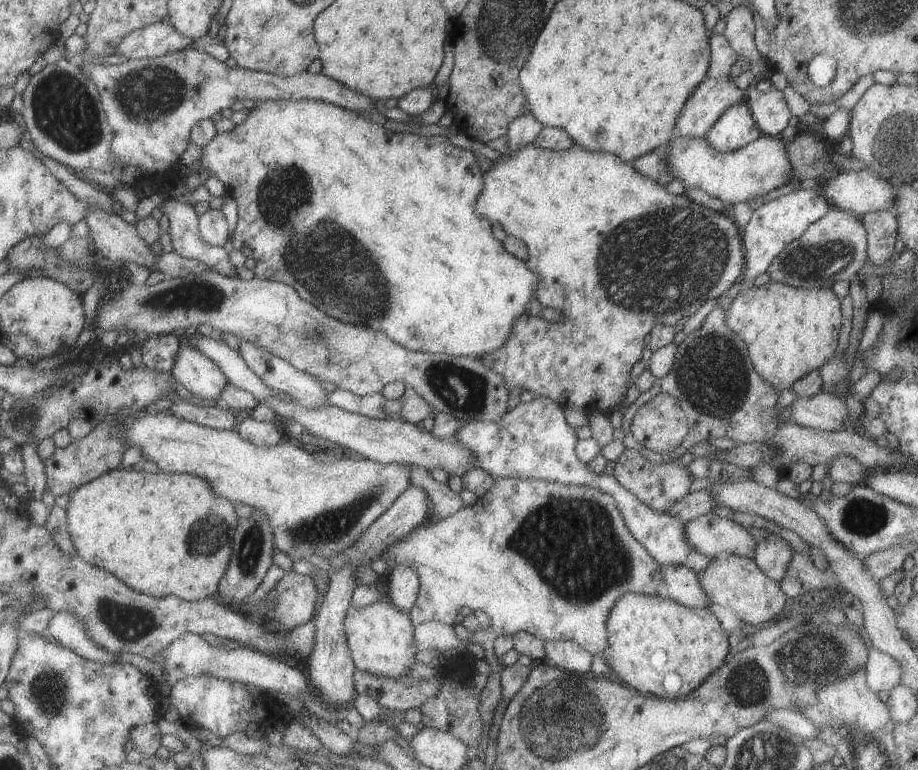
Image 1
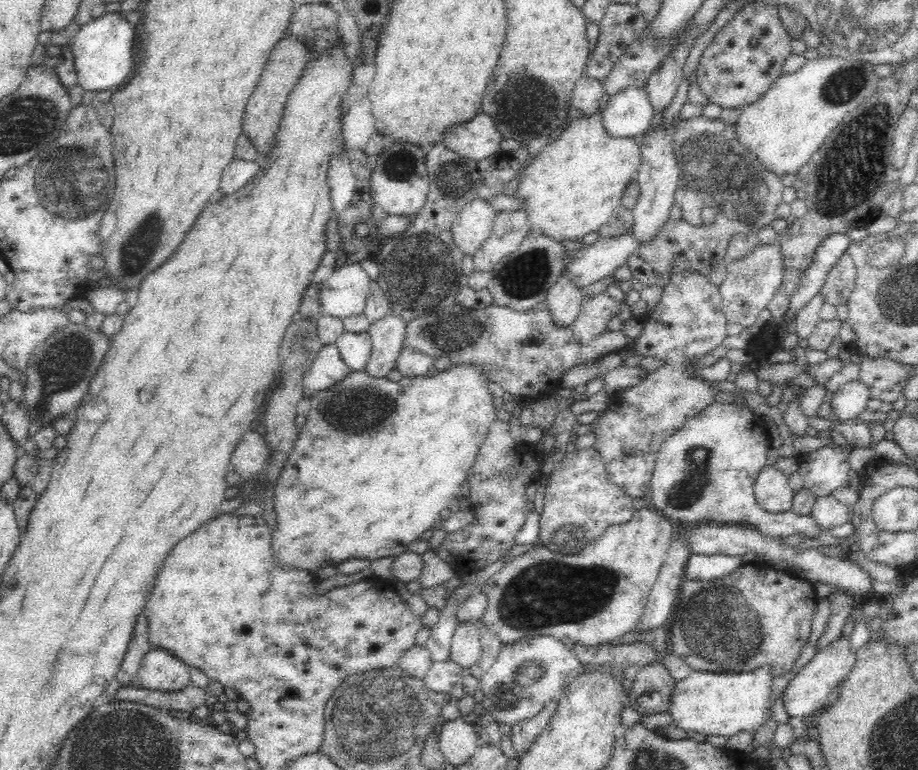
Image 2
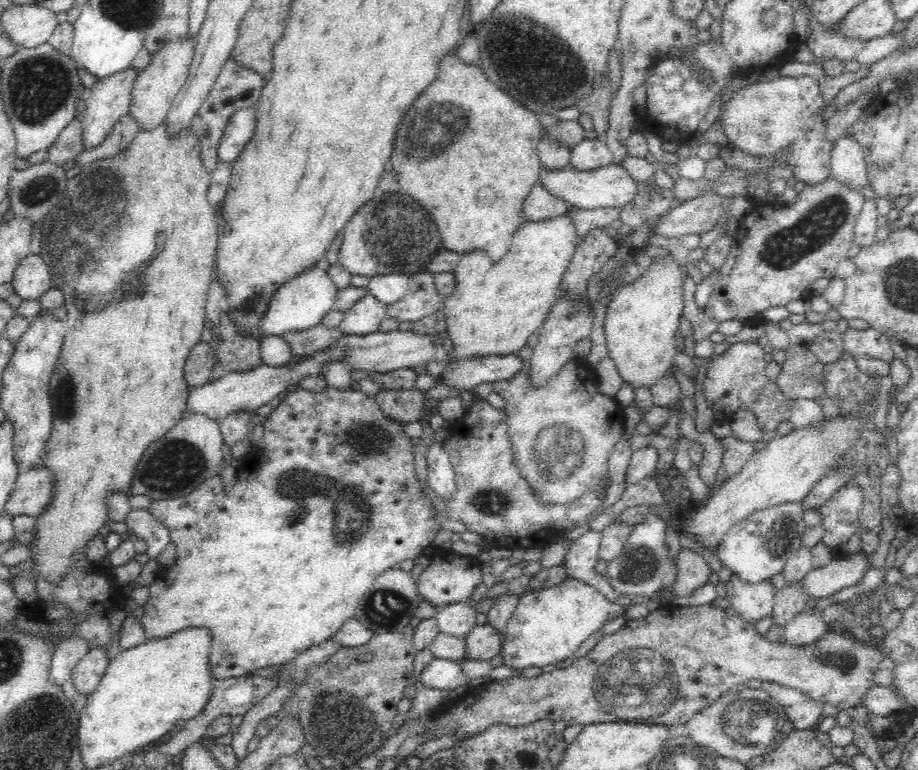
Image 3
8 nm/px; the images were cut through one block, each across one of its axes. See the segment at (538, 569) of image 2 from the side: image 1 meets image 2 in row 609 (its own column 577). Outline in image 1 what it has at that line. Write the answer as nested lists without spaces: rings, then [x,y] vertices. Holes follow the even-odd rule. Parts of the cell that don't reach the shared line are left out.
[[[496,478],[472,506],[461,507],[451,516],[430,519],[428,524],[415,526],[405,538],[387,546],[380,558],[388,570],[394,566],[407,566],[418,576],[418,595],[408,614],[413,626],[425,621],[454,625],[458,637],[478,643],[484,649],[483,659],[490,668],[477,707],[483,722],[478,745],[483,752],[489,740],[493,710],[497,700],[501,699],[499,666],[493,652],[495,638],[522,630],[544,643],[547,640],[571,640],[590,655],[602,655],[607,648],[605,620],[613,604],[627,592],[658,596],[657,588],[663,581],[659,565],[629,532],[609,494],[594,487],[543,479]],[[462,606],[467,606],[471,612],[485,612],[491,621],[489,630],[471,632],[461,623],[455,624],[454,618]]]

